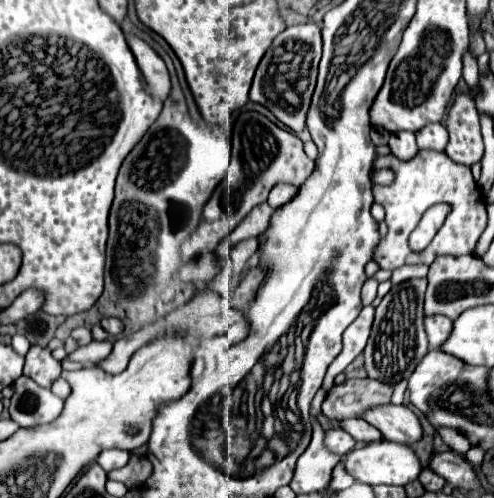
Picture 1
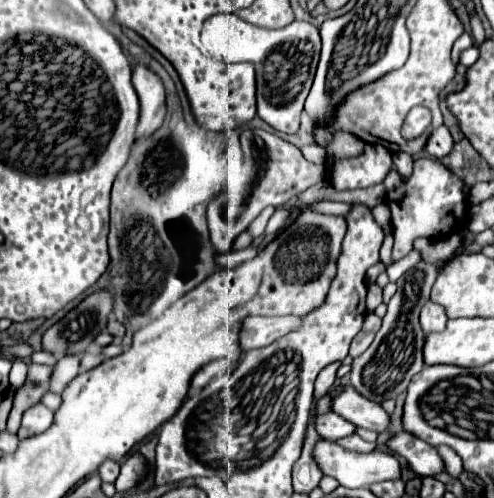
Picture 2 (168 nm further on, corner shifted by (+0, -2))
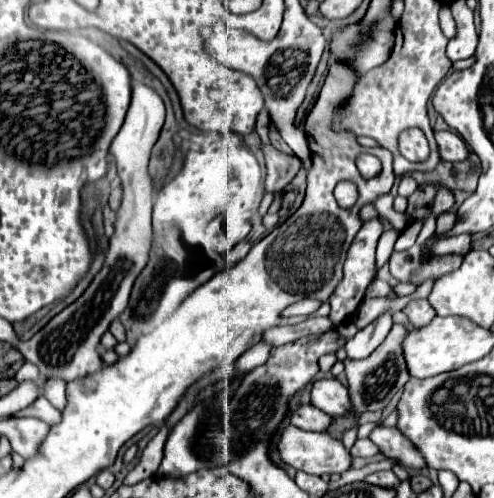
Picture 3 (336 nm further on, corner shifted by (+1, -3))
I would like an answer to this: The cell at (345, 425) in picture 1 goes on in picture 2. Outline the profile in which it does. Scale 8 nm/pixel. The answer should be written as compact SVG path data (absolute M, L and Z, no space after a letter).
M328 412L324 416L316 416L316 430L322 438L334 442L334 440L340 440L340 438L346 438L346 436L352 436L356 434L356 426L348 420L344 420L342 416L334 414L334 412Z

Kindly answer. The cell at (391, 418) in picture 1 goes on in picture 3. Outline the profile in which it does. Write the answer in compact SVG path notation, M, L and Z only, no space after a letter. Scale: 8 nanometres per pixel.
M335 377L317 379L311 387L311 405L331 417L347 415L351 411L349 391Z

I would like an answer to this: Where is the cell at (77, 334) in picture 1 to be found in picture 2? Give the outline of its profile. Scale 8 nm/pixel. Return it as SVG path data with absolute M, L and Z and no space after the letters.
M70 354L64 356L56 362L54 372L52 372L52 382L50 382L50 390L52 392L62 392L64 386L78 374L78 366L80 366L80 356L78 354Z

